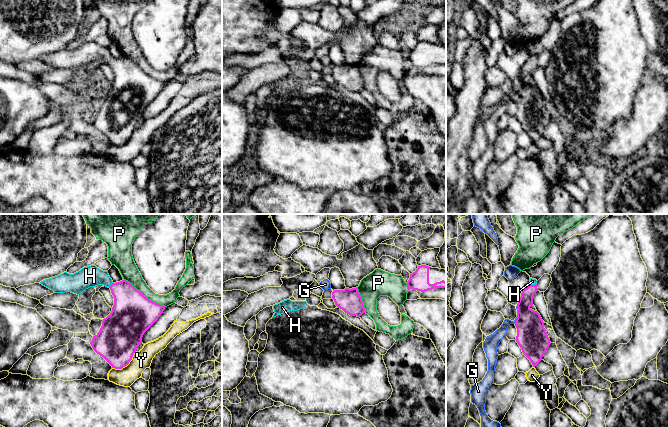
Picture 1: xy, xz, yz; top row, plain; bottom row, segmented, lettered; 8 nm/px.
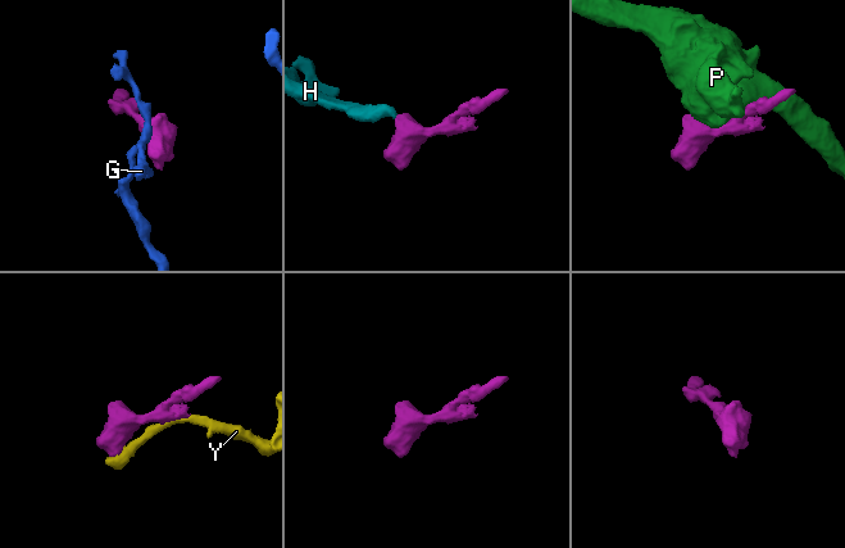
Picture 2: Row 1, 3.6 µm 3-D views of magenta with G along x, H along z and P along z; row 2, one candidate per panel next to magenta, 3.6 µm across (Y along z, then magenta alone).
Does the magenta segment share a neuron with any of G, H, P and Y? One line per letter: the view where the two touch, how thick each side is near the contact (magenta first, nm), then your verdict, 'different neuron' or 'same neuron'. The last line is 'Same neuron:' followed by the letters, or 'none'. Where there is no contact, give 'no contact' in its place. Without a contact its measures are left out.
G: contact in yz; calibres 240 and 110 nm; different neuron
H: contact in xy; calibres 300 and 170 nm; same neuron
P: contact in xy; calibres 340 and 140 nm; different neuron
Y: contact in xy; calibres 340 and 150 nm; different neuron
Same neuron: H

